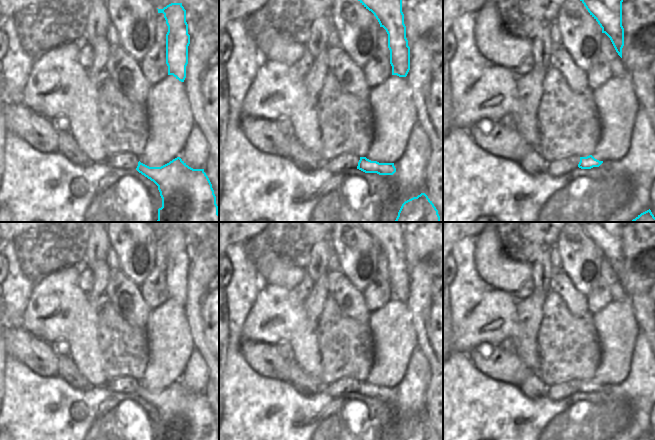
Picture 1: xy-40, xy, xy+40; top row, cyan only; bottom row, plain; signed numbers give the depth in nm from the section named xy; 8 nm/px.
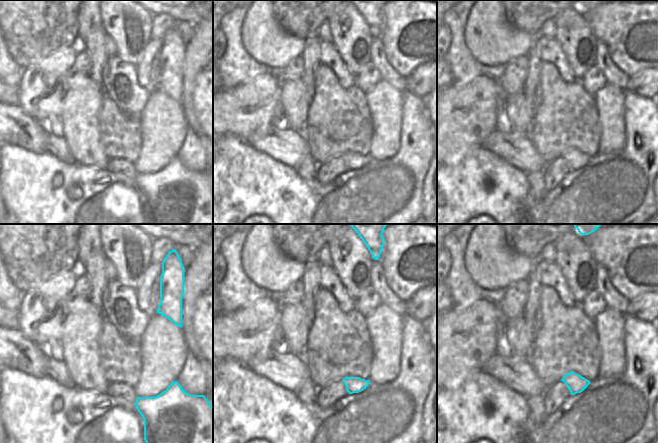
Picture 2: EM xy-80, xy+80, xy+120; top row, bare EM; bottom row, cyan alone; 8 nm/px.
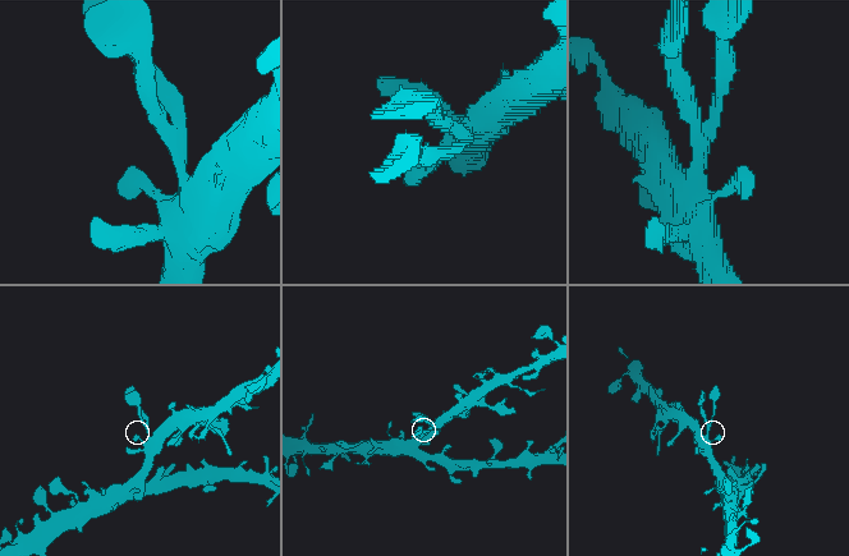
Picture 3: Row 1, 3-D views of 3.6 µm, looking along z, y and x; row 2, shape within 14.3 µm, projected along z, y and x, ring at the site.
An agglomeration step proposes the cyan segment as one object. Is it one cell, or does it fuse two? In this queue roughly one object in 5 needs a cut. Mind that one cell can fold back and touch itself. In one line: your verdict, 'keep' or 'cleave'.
keep

